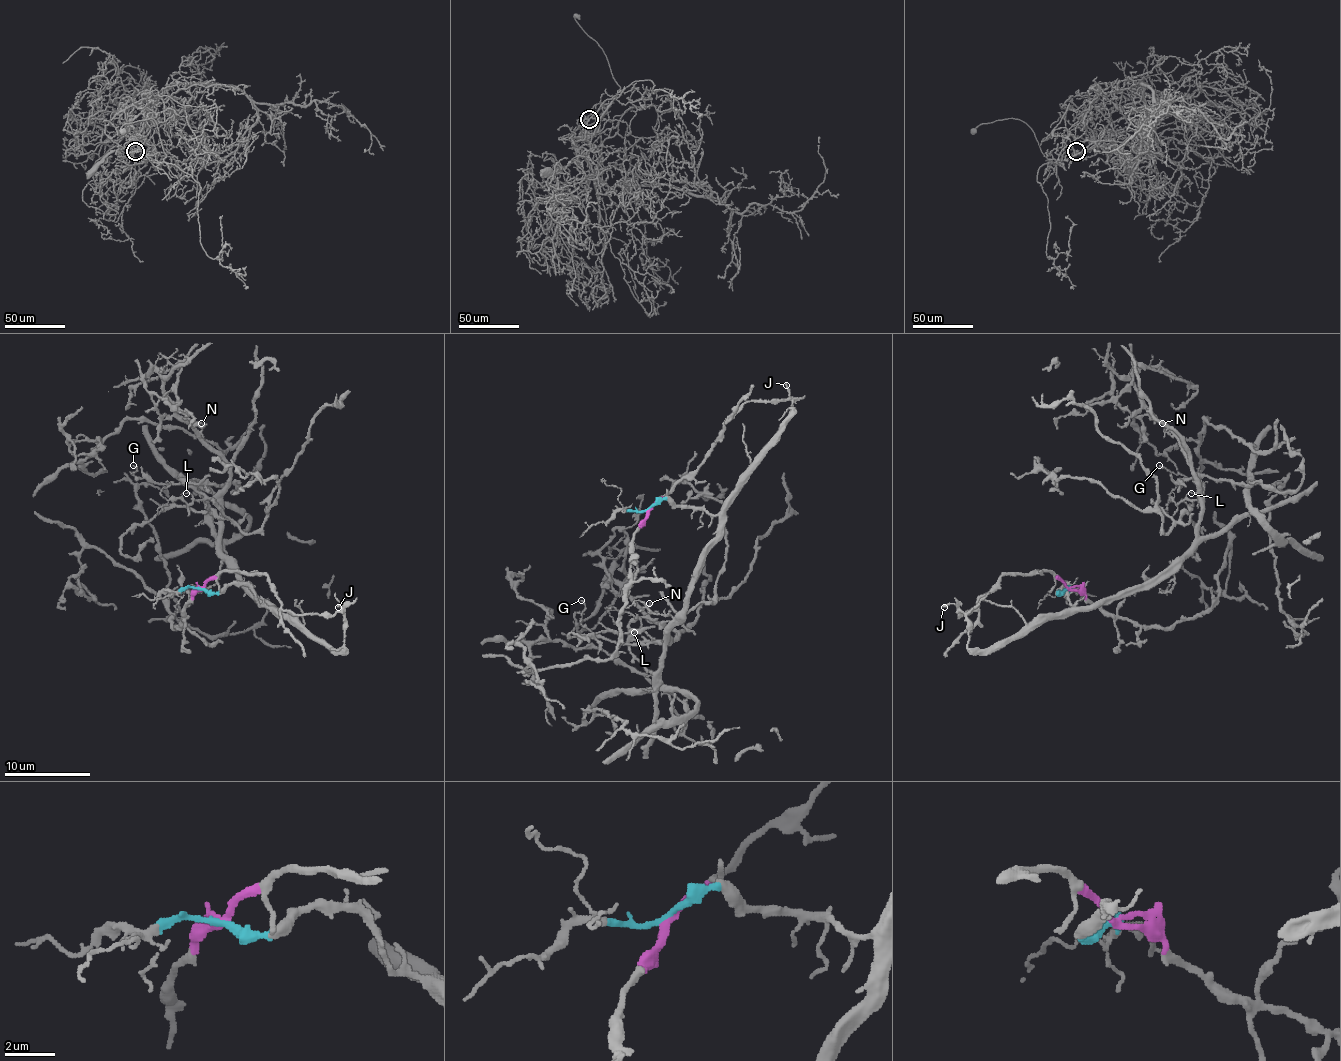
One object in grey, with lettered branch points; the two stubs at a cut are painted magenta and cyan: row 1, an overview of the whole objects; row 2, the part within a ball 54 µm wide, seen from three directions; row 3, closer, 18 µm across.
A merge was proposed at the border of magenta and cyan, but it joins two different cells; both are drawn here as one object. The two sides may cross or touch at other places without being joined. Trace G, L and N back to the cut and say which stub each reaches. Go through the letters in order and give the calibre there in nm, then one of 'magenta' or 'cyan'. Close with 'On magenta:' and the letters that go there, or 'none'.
G: 120 nm | cyan
L: 100 nm | cyan
N: 110 nm | cyan
On magenta: none

